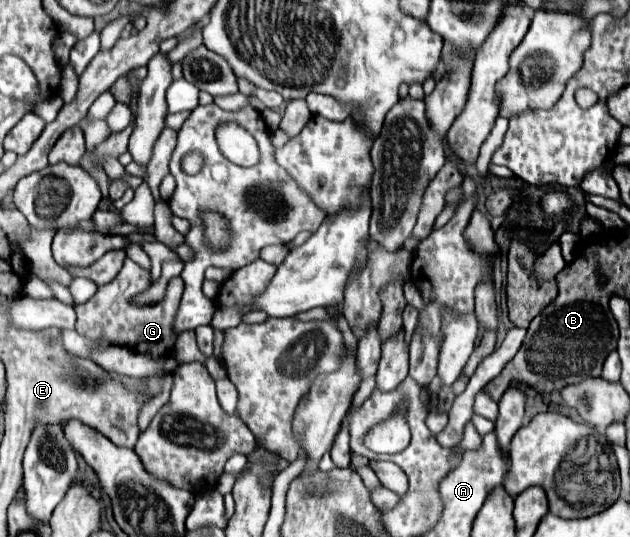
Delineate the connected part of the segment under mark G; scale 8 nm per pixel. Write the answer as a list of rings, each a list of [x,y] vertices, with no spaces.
[[[125,258],[123,268],[115,276],[113,282],[99,286],[95,296],[87,304],[75,306],[75,312],[77,312],[75,330],[81,336],[91,338],[91,340],[107,340],[111,344],[119,344],[119,346],[137,350],[139,354],[151,354],[155,360],[165,358],[167,352],[173,350],[175,340],[177,340],[177,332],[175,332],[173,324],[175,324],[175,314],[181,304],[185,282],[181,280],[180,276],[171,278],[163,300],[159,300],[157,304],[135,306],[133,298],[147,292],[151,288],[151,284],[153,284],[151,272],[141,268],[133,260]]]

